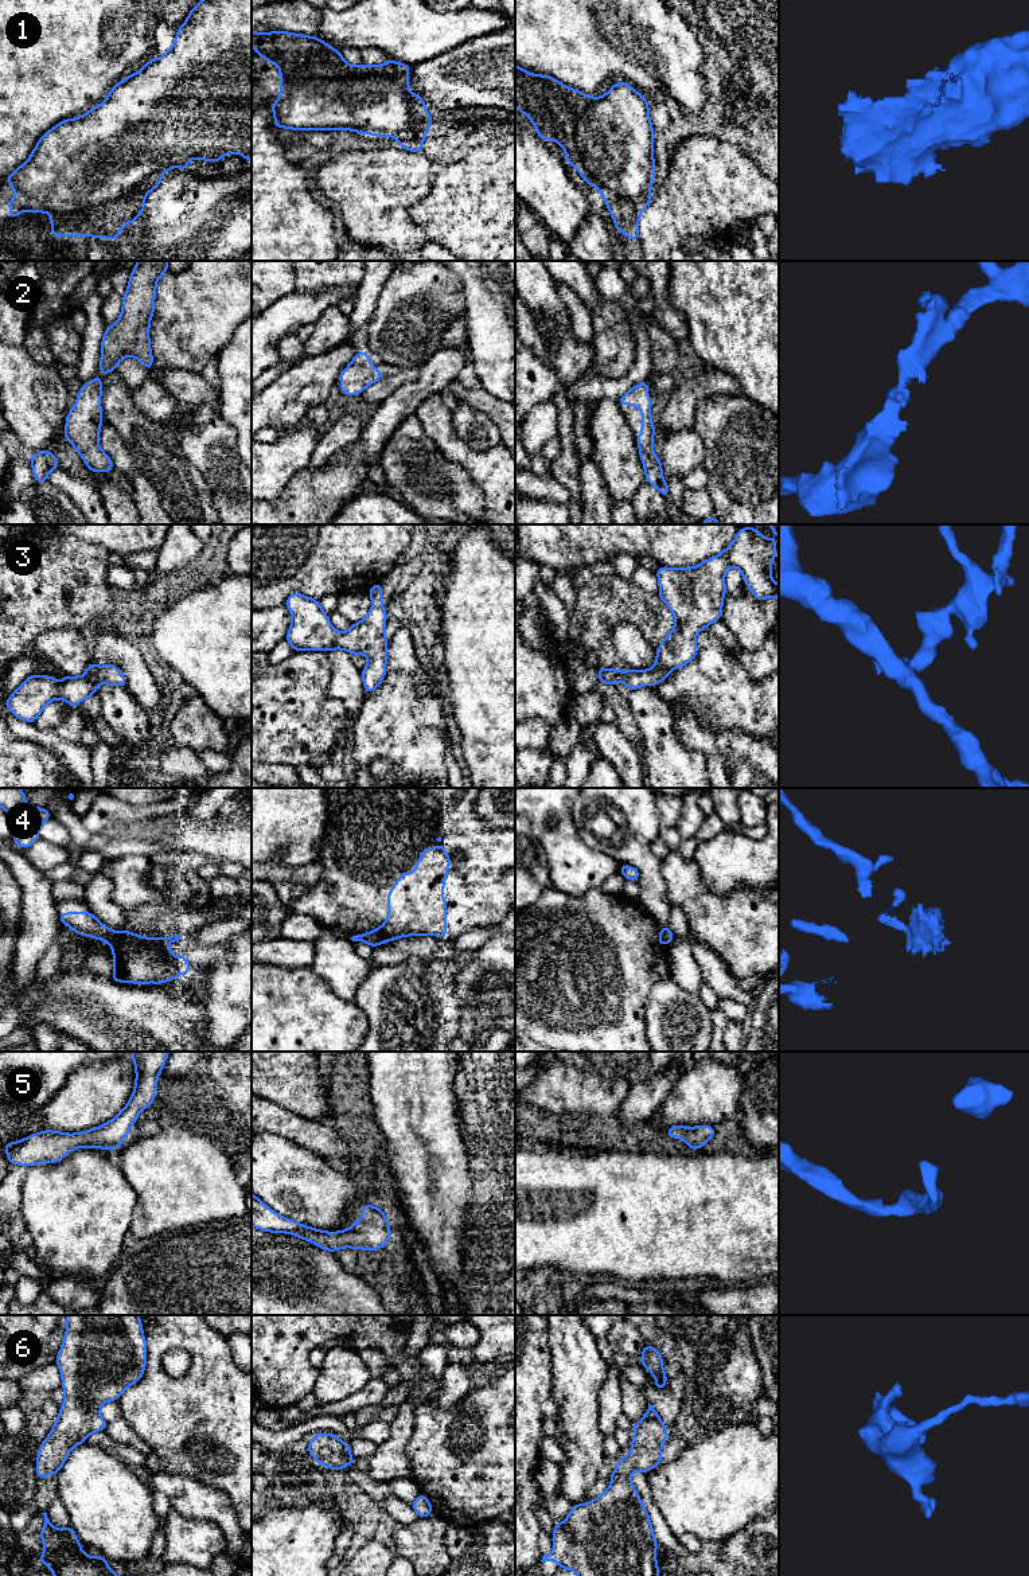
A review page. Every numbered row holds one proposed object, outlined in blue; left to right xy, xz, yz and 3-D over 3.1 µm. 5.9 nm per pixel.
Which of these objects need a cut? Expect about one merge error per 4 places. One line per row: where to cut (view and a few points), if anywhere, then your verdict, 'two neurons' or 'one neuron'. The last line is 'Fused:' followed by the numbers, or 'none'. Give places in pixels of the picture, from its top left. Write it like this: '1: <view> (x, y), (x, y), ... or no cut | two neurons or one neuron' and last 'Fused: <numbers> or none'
1: no cut | one neuron
2: no cut | one neuron
3: no cut | one neuron
4: xz (369, 933), (381, 943) | two neurons
5: no cut | one neuron
6: no cut | one neuron
Fused: 4

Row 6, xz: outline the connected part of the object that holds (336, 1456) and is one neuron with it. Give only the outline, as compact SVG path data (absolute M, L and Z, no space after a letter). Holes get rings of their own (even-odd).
M316 1433L308 1444L308 1451L319 1464L331 1470L343 1470L355 1460L350 1446L334 1433Z

